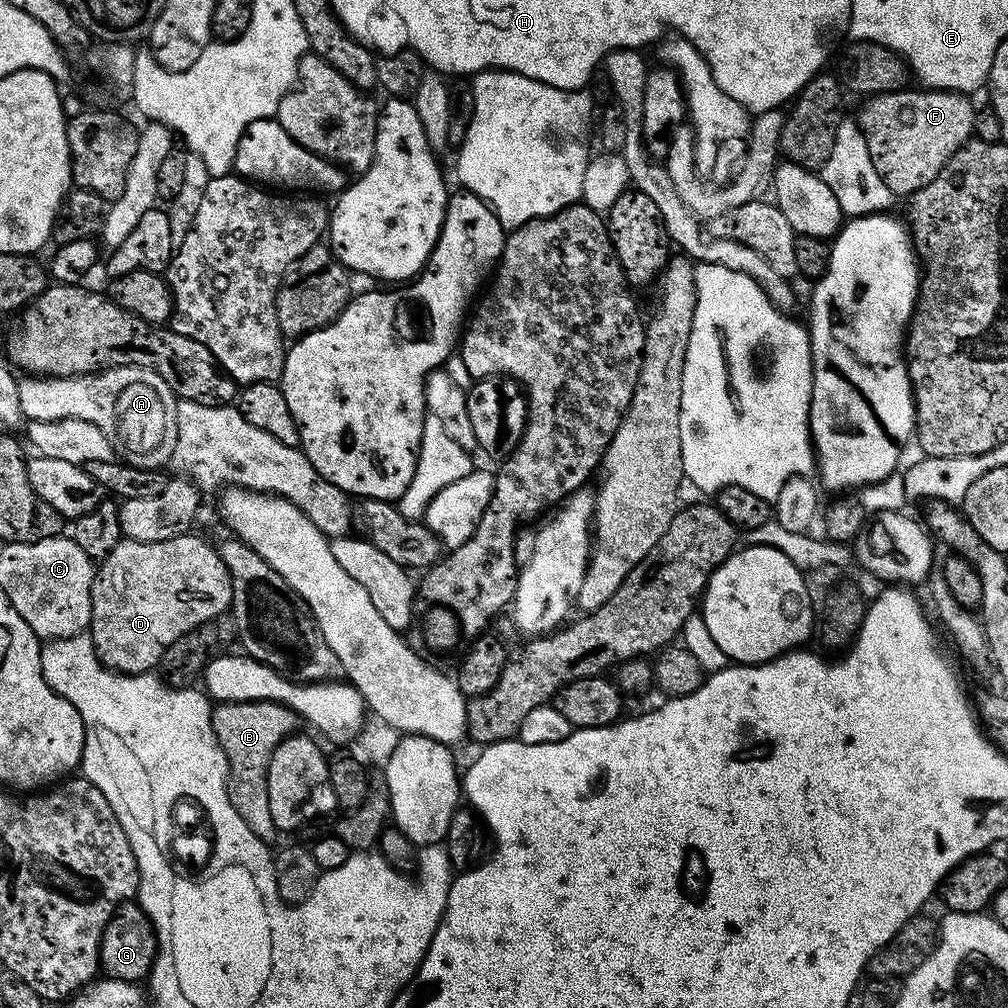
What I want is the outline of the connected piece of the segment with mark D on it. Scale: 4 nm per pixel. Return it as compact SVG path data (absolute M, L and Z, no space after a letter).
M185 534L178 538L170 538L166 542L138 542L137 540L121 539L114 550L105 560L99 561L92 578L92 622L90 635L94 642L94 650L98 654L101 664L111 668L113 672L127 672L129 676L137 676L139 672L152 672L159 665L161 658L173 642L178 642L182 634L202 626L202 622L210 622L210 618L225 615L232 607L232 579L226 570L226 562L222 562L219 551L212 548L197 534Z

